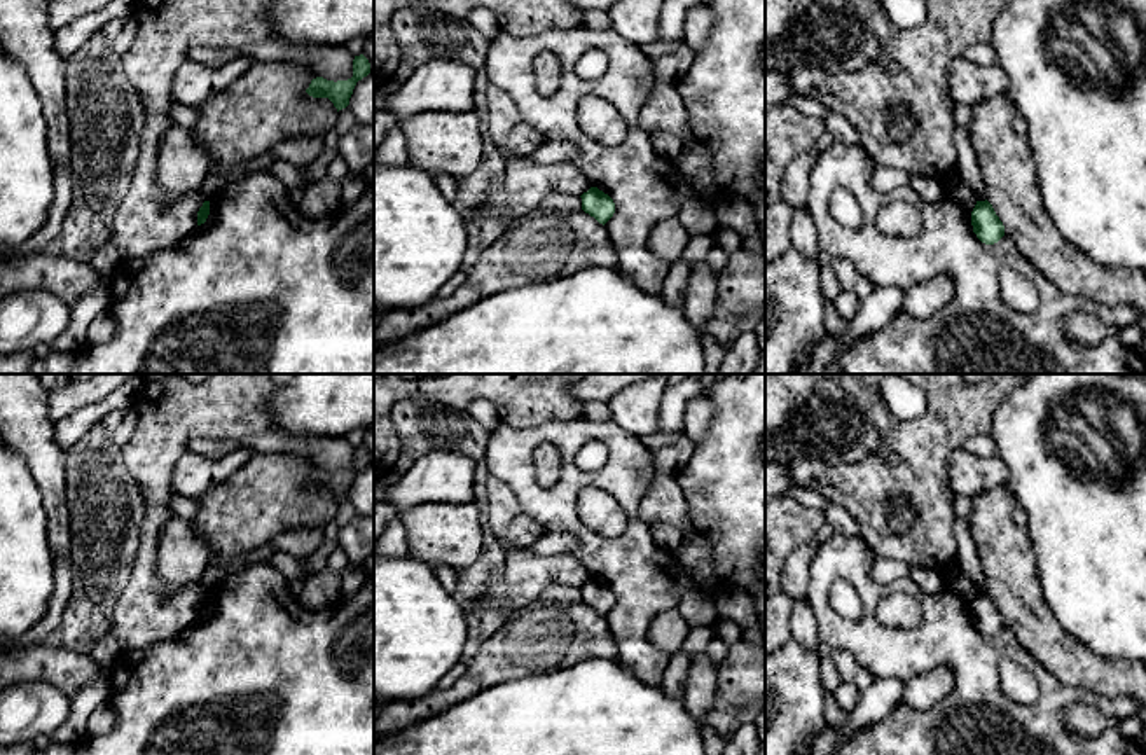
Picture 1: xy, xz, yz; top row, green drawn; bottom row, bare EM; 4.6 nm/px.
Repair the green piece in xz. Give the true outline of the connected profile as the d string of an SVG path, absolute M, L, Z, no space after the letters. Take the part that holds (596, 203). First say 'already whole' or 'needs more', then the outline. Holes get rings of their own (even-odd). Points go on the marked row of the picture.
already whole | M590 187L582 196L582 210L594 217L599 224L606 224L615 213L613 199L599 190L597 187Z

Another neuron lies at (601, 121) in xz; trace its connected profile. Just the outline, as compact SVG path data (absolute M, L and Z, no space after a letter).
M592 94L582 98L576 121L589 138L604 147L615 147L627 136L627 122L620 112L606 100Z

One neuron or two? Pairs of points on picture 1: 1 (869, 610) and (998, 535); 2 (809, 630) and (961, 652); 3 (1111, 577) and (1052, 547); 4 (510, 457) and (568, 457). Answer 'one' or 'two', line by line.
1: two
2: two
3: one
4: one

